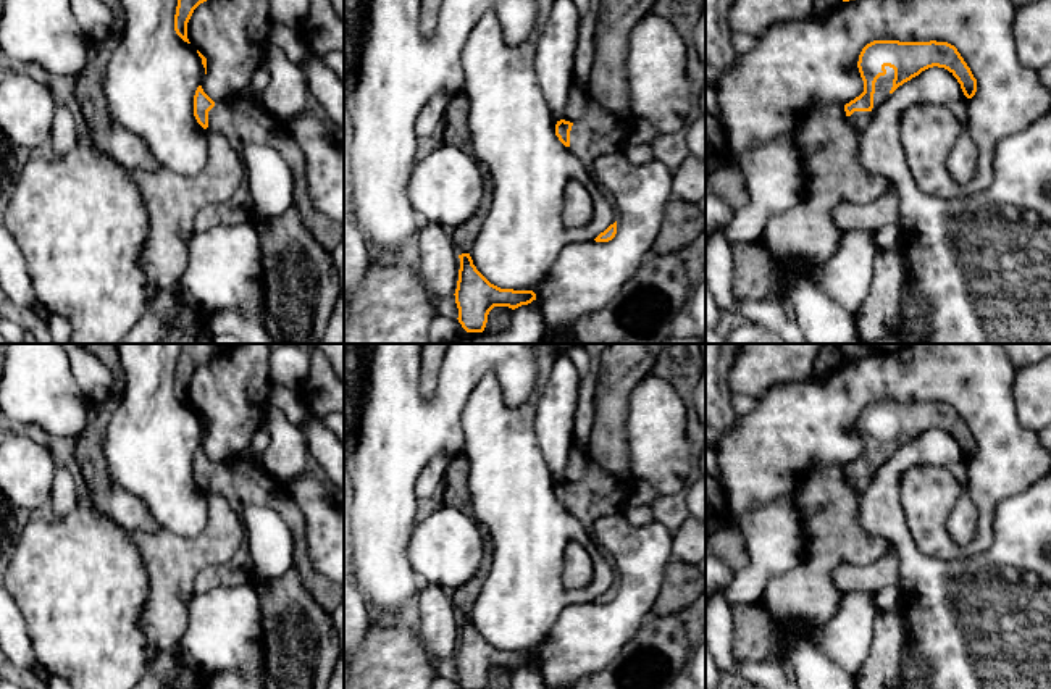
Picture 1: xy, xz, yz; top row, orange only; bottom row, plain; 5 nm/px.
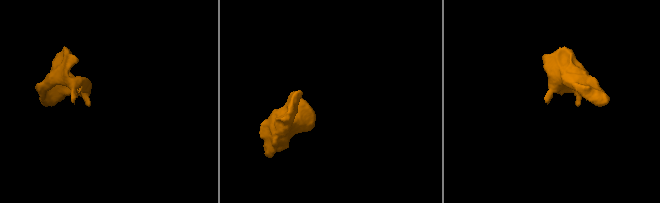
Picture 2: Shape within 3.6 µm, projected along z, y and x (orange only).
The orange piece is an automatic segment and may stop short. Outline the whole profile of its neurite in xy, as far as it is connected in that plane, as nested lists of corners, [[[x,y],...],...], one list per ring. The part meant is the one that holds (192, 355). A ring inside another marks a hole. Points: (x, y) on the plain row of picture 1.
[[[184,344],[179,360],[178,360],[178,368],[176,368],[176,376],[174,376],[174,392],[176,395],[187,405],[187,384],[194,374],[194,371],[211,360],[218,353],[216,347],[211,344]]]

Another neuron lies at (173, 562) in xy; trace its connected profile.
[[[207,492],[207,507],[208,523],[195,537],[163,529],[153,534],[129,531],[150,581],[139,624],[157,655],[179,644],[199,571],[226,563],[245,542],[241,515],[221,494]]]

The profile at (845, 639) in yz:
[[[862,591],[843,592],[836,613],[815,629],[812,644],[851,674],[865,663],[878,608]]]

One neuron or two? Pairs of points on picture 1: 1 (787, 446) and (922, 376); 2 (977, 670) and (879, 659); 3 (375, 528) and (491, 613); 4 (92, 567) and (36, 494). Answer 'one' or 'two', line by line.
1: one
2: two
3: two
4: two

